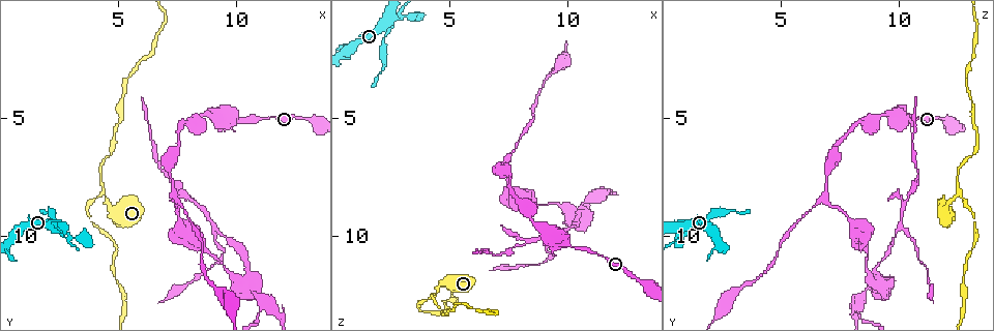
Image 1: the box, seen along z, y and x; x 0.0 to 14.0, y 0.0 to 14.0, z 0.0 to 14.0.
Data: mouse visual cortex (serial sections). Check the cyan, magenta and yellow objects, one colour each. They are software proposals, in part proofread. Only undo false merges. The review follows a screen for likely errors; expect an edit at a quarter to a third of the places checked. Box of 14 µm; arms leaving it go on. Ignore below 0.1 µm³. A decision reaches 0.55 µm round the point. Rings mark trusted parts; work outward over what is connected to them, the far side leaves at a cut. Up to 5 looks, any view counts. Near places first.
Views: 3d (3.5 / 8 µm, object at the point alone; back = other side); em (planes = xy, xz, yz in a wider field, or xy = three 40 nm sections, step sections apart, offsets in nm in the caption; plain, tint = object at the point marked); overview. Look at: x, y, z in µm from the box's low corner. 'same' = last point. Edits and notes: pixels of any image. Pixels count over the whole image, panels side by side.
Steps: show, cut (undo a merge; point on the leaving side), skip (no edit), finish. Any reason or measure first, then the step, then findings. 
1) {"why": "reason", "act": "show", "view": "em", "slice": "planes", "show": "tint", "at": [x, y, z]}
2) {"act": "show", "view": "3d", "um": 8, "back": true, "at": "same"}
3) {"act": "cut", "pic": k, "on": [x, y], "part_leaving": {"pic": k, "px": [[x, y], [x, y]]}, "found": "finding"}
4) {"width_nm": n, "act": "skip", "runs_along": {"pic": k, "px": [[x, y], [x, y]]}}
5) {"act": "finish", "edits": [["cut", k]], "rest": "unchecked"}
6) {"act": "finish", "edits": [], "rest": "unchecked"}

{"why": "calibre changes", "act": "show", "view": "3d", "um": 3.5, "at": [7.2, 7.9, 7.0]}

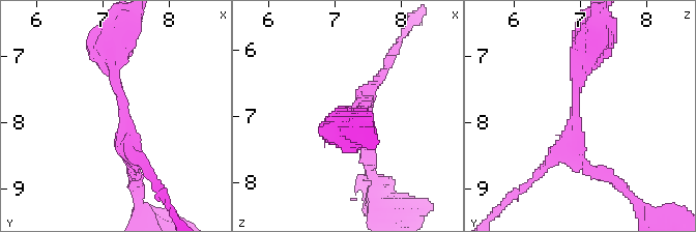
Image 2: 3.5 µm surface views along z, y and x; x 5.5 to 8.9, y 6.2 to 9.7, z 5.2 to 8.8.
{"why": "need the tissue", "act": "show", "view": "em", "slice": "xy", "step": 2, "show": "tint", "at": [7.35, 8.00, 6.95]}

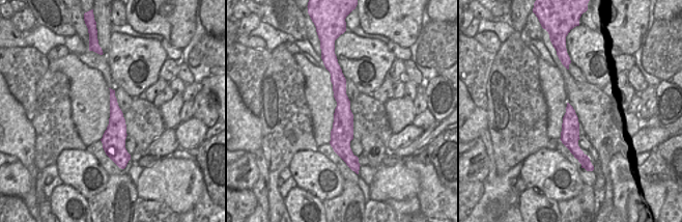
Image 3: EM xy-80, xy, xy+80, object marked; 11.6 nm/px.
{"act": "skip", "runs_along": {"pic": 2, "px": [[111, 55], [133, 176]]}, "found": "continuous, no second cell"}

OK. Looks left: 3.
{"why": "sudden change in width", "act": "show", "view": "3d", "um": 3.5, "at": [10.6, 11.8, 9.1]}

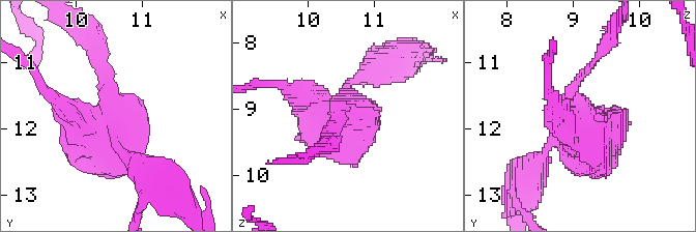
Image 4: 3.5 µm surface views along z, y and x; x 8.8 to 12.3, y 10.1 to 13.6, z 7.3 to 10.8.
{"why": "need the tissue", "act": "show", "view": "em", "slice": "xy", "step": 5, "show": "tint", "at": [10.55, 11.75, 9.00]}

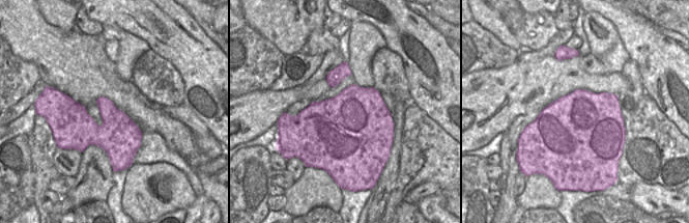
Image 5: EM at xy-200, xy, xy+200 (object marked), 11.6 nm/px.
{"act": "cut", "pic": 4, "on": [366, 64], "part_leaving": {"pic": 4, "px": [[111, 108], [105, 54], [83, 29]]}, "found": "a second cell is stuck on"}

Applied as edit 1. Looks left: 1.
{"act": "finish", "edits": [["cut", 4]], "rest": "unchecked"}

